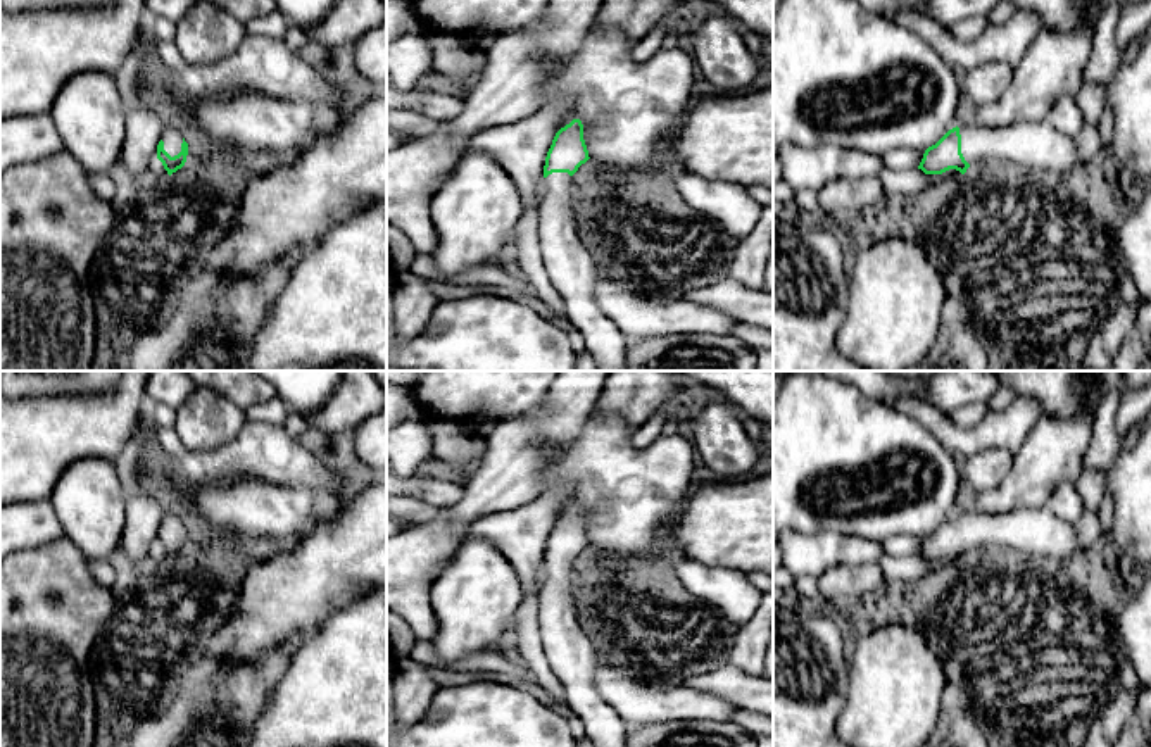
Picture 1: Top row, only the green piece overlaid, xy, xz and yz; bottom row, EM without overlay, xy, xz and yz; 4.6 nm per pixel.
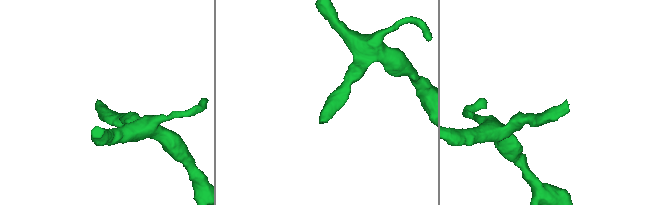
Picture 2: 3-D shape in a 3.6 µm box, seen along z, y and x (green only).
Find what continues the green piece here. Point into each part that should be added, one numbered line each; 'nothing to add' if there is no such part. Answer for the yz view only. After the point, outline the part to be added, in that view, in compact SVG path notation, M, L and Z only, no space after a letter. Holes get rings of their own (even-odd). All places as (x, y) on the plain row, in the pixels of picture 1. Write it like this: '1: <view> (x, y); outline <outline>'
1: yz (1039, 532); outline M1046 505L987 516L977 511L958 512L961 540L972 550L1018 550L1042 557L1082 554L1072 524L1058 519Z

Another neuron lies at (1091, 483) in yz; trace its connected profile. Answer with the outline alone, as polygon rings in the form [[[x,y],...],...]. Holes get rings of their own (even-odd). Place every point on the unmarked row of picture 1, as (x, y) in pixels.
[[[1104,469],[1084,471],[1075,483],[1085,511],[1098,511],[1104,495]]]

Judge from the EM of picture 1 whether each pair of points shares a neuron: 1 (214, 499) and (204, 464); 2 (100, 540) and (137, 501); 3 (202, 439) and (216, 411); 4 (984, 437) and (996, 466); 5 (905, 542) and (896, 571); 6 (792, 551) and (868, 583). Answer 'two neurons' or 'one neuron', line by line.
1: two neurons
2: two neurons
3: one neuron
4: two neurons
5: two neurons
6: two neurons

